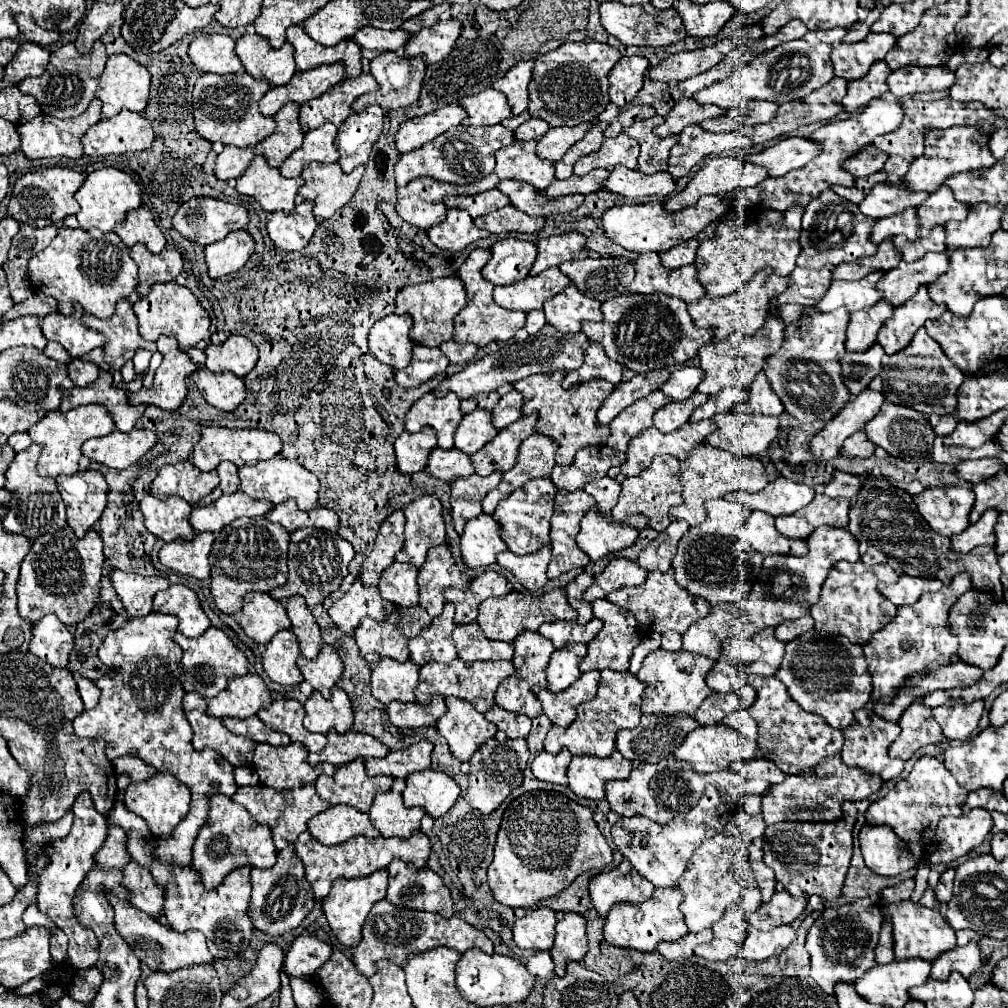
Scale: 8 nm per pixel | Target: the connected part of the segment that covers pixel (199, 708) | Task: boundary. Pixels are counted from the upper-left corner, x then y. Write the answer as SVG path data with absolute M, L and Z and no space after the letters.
M187 693L183 697L183 711L193 727L193 747L201 749L215 749L223 755L233 767L251 767L253 765L253 751L255 743L249 737L233 735L217 717L209 717L205 713L207 699L197 693Z

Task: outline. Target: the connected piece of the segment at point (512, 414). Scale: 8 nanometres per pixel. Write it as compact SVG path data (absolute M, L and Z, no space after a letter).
M509 391L507 395L503 395L499 399L499 403L491 409L491 423L495 429L505 429L509 427L513 421L517 421L523 411L521 411L521 405L523 405L523 399L521 399L521 393L517 391Z

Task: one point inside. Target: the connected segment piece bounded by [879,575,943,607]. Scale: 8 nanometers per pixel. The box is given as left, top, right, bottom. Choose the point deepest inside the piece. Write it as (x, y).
(907, 590)

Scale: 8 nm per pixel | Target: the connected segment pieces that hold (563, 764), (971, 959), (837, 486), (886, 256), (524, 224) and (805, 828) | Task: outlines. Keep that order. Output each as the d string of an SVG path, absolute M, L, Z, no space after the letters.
M541 751L531 769L533 769L533 775L541 781L547 781L547 783L557 783L557 785L567 785L567 767L571 763L571 755L569 751L561 751L557 755L551 755L547 751Z
M973 941L965 947L953 947L945 955L941 955L941 959L937 959L937 963L933 963L931 979L945 981L951 975L951 971L957 971L965 979L969 979L979 967L981 967L979 945Z
M837 471L831 479L829 485L825 485L825 489L829 491L829 497L845 497L845 499L853 499L861 487L859 487L859 477L849 475L849 473L841 473Z
M885 239L878 247L877 253L873 257L869 257L869 269L871 271L891 271L899 265L901 255L897 255L897 251L893 249L893 241Z
M507 205L503 209L489 213L489 215L477 217L473 223L479 229L487 229L489 233L507 233L507 231L535 233L535 231L543 229L545 219L543 217L529 217L523 211L515 209L513 205Z
M855 803L845 805L845 815L837 823L801 823L801 821L783 821L765 827L763 833L763 861L775 871L775 881L783 883L783 887L793 897L819 895L827 901L833 901L841 895L841 887L849 869L851 853L853 853L853 825L857 821Z

